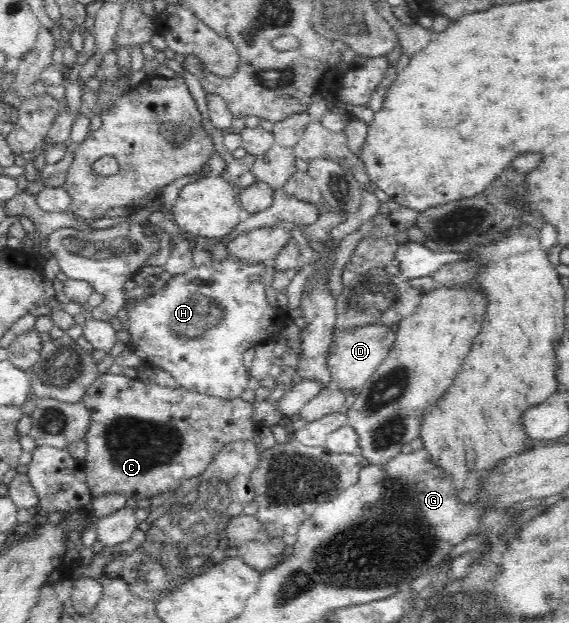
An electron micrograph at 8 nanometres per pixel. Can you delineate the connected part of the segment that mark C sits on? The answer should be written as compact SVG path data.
M123 373L100 375L90 384L82 399L91 418L85 437L88 446L85 462L88 487L93 496L119 492L127 498L151 499L160 492L172 492L183 481L203 474L214 462L214 456L228 444L256 440L263 432L253 419L254 402L241 397L228 400L208 396L180 386L166 387L154 380L145 383L138 377L126 377Z

